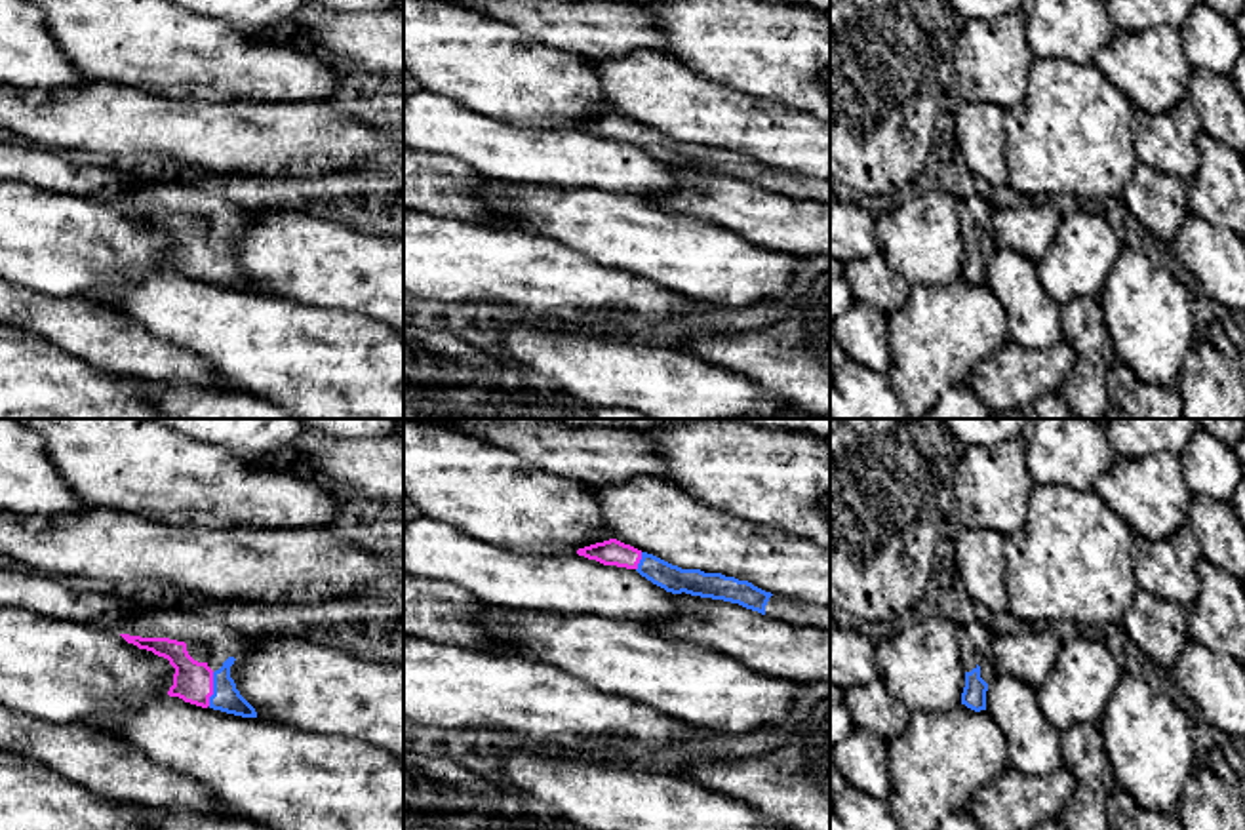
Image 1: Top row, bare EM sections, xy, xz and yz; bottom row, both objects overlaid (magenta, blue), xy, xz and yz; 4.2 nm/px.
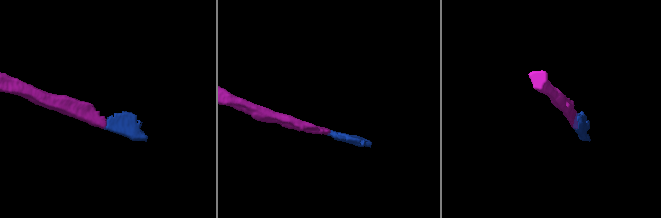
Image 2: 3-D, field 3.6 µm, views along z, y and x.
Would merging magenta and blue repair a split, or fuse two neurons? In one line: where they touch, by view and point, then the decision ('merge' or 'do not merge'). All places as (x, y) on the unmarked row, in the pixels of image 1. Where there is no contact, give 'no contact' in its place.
xy (212, 263) | merge

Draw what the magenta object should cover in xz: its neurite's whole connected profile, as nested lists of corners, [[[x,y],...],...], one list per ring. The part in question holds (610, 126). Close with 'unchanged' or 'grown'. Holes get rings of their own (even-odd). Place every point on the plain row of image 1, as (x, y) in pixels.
[[[617,112],[579,122],[577,128],[603,139],[636,143],[642,150],[672,168],[685,166],[691,169],[723,173],[792,200],[817,200],[820,204],[830,204],[830,183],[826,181],[775,169],[748,154],[739,154],[721,147],[682,143]]]; grown

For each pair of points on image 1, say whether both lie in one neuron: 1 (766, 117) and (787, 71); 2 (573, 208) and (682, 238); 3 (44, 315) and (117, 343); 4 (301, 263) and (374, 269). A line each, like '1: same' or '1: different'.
1: different
2: same
3: same
4: same

